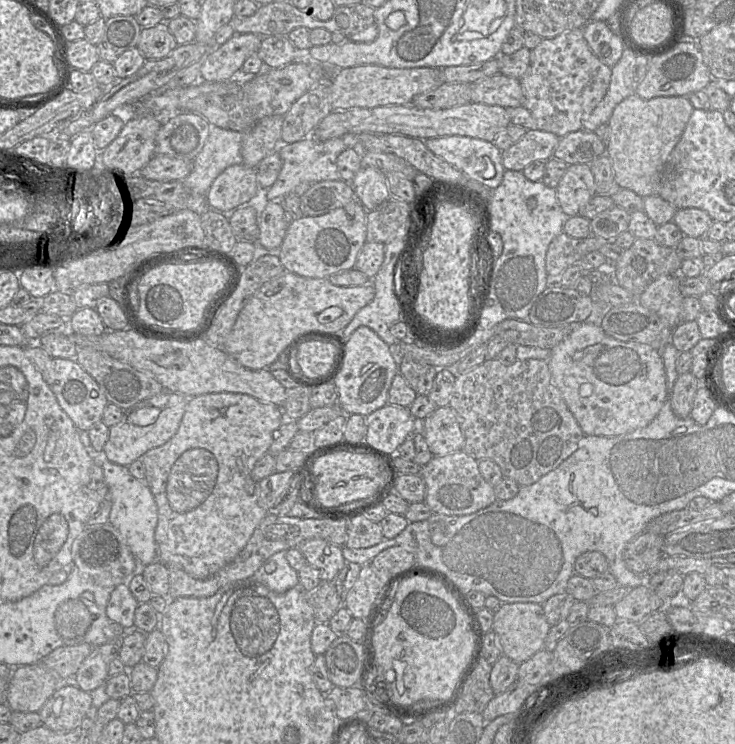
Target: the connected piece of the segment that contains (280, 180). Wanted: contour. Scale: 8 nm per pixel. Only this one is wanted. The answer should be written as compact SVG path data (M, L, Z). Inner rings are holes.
M347 134L325 141L307 137L295 143L281 144L277 151L282 160L282 168L276 182L267 190L267 200L282 200L289 193L293 193L296 186L303 182L313 184L321 181L341 180L336 164L337 158L344 150L357 146L357 144L358 135L355 134Z

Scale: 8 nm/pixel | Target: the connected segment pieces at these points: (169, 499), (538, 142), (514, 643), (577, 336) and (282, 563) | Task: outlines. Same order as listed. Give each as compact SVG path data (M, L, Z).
M210 393L194 396L187 400L186 410L177 433L164 445L147 451L140 459L145 466L145 482L149 486L158 508L155 540L158 544L158 560L167 567L177 567L196 579L208 579L231 563L244 549L254 530L266 516L267 511L260 498L259 480L254 476L257 461L269 452L277 430L285 421L281 409L272 403L265 403L241 393Z
M527 130L515 144L502 151L502 165L506 170L522 172L533 161L552 158L559 140L557 135L550 132Z
M502 604L498 612L493 615L492 631L498 637L501 653L517 664L522 664L544 648L550 627L542 604Z
M581 323L572 326L568 335L551 350L548 360L553 385L560 391L568 409L573 414L584 436L619 436L632 433L649 425L667 400L667 377L660 351L638 342L621 342L605 334L598 324Z
M280 551L268 558L250 579L266 586L276 593L283 593L299 586L298 572L286 559L286 551Z

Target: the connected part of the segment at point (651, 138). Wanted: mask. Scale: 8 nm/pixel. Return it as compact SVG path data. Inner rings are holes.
M633 94L619 103L608 122L606 154L610 157L615 187L629 189L641 197L658 195L662 173L693 112L685 96L645 100Z

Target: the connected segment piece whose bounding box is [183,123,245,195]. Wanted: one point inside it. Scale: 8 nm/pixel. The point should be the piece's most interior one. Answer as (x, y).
(223, 148)

